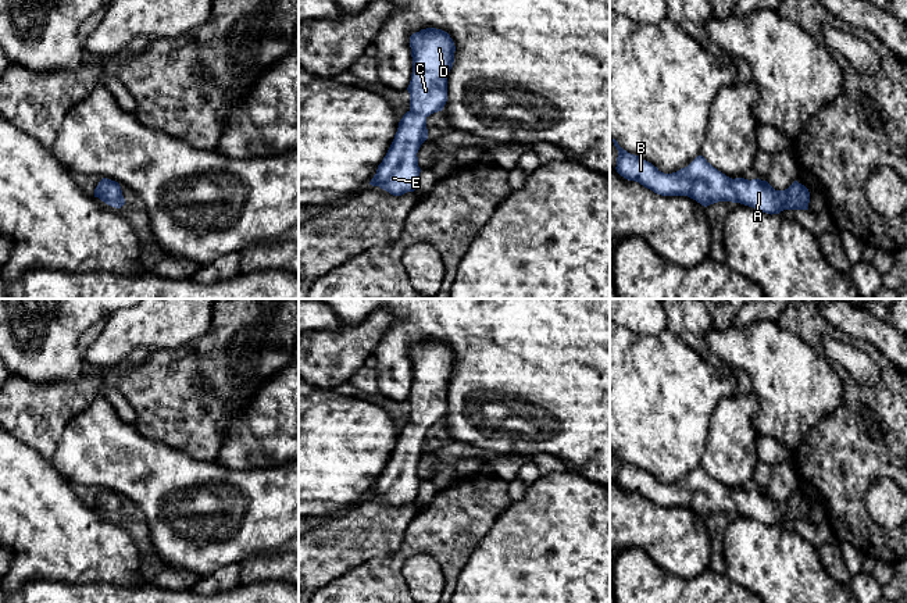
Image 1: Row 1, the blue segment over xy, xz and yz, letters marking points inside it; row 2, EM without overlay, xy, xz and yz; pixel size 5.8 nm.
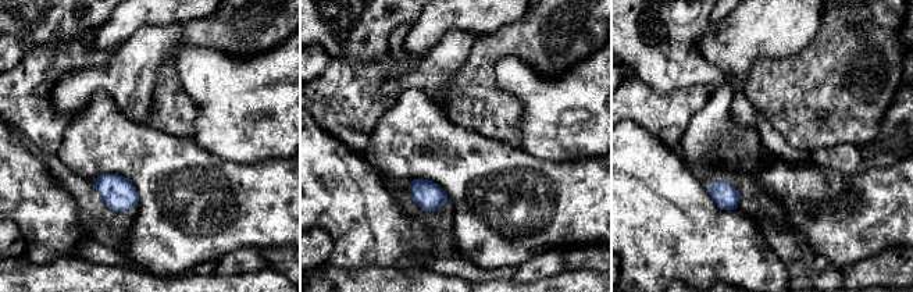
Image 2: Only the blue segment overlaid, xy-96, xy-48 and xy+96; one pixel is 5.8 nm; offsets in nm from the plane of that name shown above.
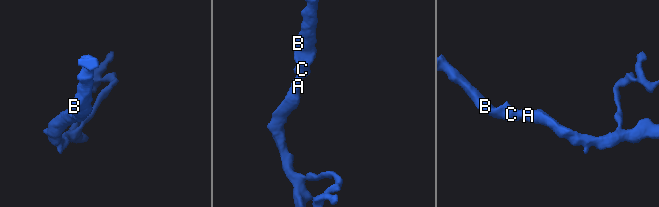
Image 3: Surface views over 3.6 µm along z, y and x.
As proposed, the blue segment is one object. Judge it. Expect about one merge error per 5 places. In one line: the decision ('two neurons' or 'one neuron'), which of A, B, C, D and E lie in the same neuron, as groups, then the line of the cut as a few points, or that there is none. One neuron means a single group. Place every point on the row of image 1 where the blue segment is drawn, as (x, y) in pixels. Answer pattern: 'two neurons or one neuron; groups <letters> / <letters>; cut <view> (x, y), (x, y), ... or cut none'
one neuron; groups A B C D E; cut none

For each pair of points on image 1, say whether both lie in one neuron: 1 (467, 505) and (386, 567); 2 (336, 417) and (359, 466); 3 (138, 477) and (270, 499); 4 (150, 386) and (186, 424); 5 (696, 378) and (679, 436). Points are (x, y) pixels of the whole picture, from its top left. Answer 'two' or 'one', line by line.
1: one
2: one
3: one
4: one
5: one

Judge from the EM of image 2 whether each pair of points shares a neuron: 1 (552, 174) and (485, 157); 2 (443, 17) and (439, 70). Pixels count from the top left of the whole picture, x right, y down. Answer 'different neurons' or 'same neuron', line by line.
1: same neuron
2: different neurons

